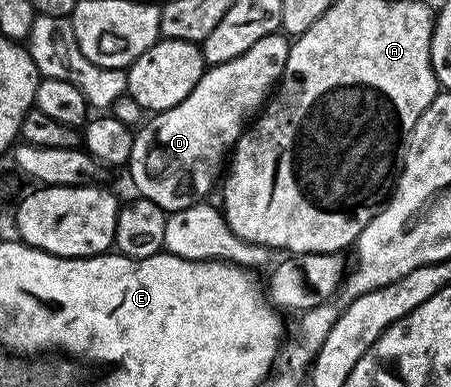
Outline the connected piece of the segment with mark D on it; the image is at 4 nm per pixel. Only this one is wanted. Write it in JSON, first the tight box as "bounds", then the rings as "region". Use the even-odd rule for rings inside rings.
{"bounds":[128,33,291,213],"region":[[[275,33],[268,37],[260,37],[252,49],[240,53],[227,63],[213,64],[209,69],[203,71],[196,89],[180,101],[180,105],[172,105],[172,109],[159,111],[153,116],[154,119],[143,122],[137,128],[130,154],[128,170],[130,179],[139,196],[164,209],[167,213],[188,209],[192,205],[203,202],[206,195],[219,182],[224,171],[224,164],[228,156],[233,152],[235,143],[246,130],[248,124],[261,112],[271,98],[272,92],[277,88],[281,79],[288,53],[290,52],[291,40],[285,34]]]}

